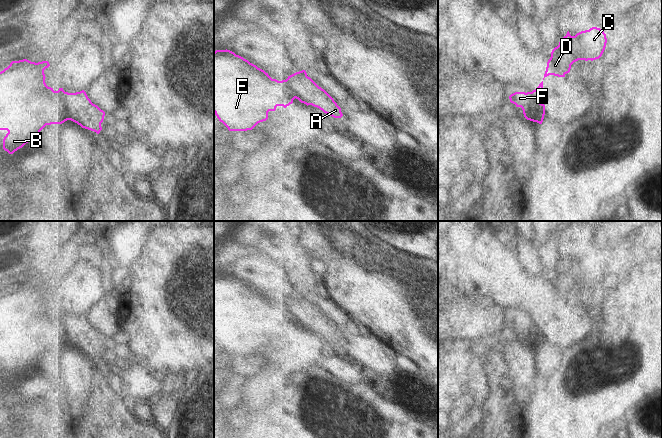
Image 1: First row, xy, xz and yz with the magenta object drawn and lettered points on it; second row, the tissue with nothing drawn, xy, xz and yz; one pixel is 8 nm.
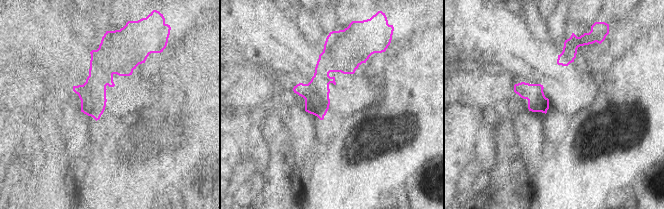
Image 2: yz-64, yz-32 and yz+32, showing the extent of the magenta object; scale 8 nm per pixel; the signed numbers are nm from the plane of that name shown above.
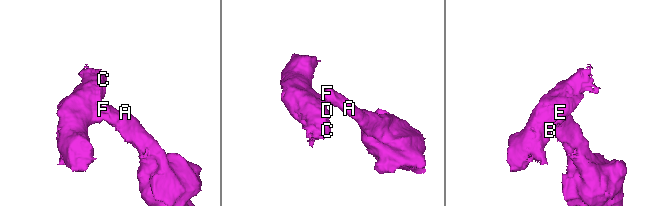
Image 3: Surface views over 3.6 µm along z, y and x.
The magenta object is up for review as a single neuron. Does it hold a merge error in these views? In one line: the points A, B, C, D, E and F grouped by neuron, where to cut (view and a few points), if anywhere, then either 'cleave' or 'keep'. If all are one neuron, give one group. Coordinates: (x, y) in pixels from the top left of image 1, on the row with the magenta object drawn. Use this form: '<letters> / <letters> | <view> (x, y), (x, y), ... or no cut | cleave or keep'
A F / B C D E | yz (530, 92), (533, 96), (531, 114), (525, 117) | cleave

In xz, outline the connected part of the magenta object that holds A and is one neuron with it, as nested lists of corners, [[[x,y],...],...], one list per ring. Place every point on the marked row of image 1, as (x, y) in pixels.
[[[305,70],[288,76],[286,81],[294,92],[295,98],[301,103],[317,107],[334,118],[343,116],[341,108],[334,99],[308,77]]]

